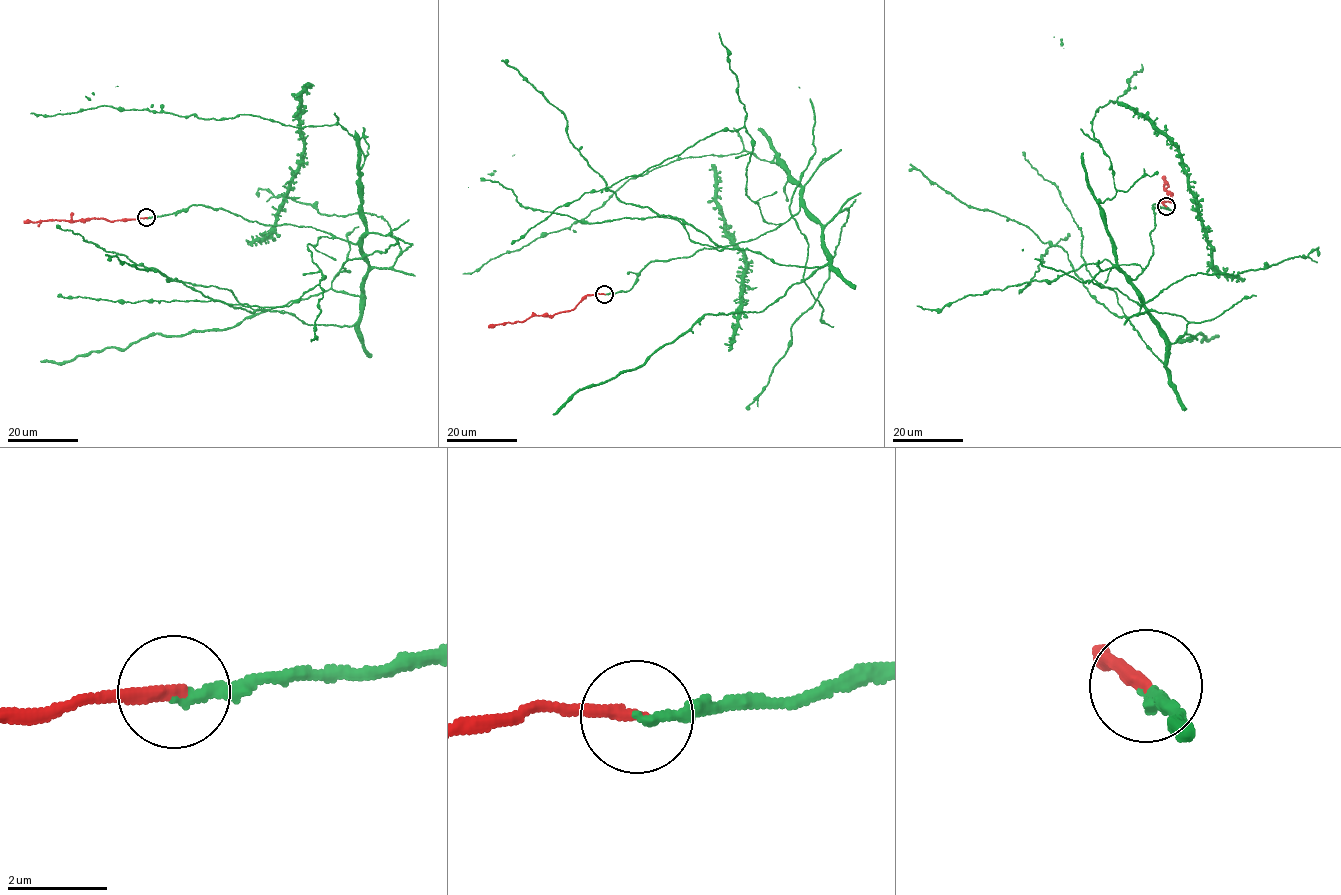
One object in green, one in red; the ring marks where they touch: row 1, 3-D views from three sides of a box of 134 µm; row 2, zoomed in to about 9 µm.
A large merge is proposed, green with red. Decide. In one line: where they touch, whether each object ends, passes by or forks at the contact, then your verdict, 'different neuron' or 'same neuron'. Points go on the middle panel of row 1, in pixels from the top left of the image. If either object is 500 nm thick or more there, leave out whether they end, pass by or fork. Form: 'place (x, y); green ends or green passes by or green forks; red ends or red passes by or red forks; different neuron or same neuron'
place (604, 294); green ends; red ends; same neuron

